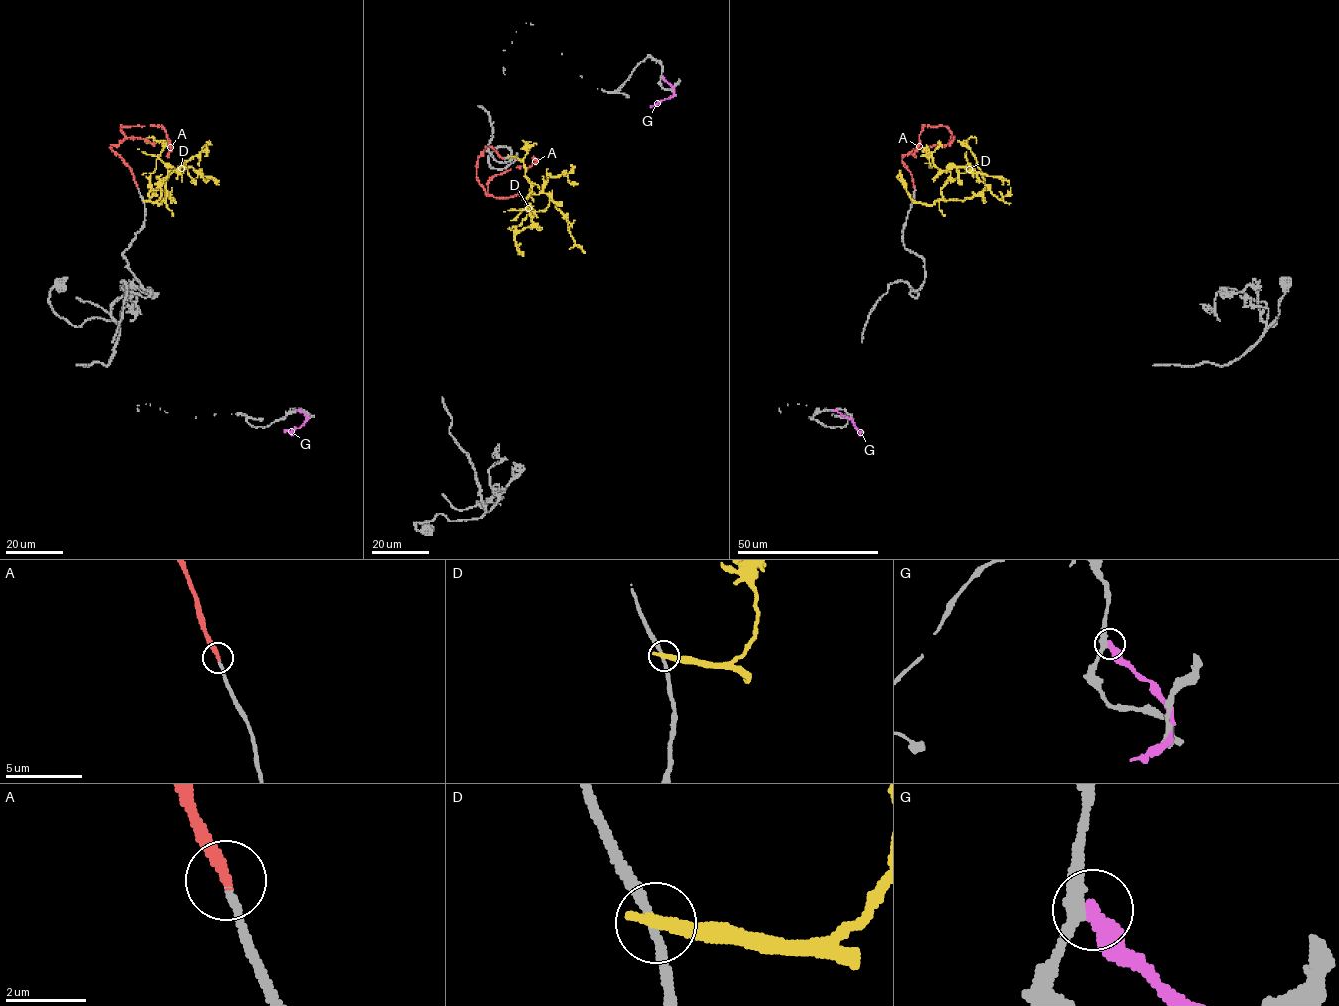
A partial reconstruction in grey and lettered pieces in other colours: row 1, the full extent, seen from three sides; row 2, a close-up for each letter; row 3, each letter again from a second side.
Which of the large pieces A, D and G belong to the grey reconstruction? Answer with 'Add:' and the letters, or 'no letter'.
Add: A

